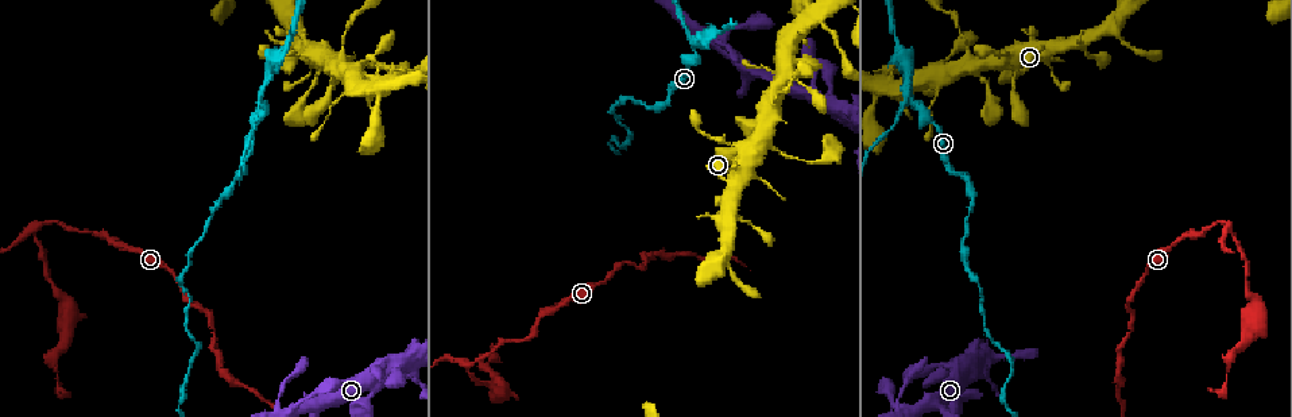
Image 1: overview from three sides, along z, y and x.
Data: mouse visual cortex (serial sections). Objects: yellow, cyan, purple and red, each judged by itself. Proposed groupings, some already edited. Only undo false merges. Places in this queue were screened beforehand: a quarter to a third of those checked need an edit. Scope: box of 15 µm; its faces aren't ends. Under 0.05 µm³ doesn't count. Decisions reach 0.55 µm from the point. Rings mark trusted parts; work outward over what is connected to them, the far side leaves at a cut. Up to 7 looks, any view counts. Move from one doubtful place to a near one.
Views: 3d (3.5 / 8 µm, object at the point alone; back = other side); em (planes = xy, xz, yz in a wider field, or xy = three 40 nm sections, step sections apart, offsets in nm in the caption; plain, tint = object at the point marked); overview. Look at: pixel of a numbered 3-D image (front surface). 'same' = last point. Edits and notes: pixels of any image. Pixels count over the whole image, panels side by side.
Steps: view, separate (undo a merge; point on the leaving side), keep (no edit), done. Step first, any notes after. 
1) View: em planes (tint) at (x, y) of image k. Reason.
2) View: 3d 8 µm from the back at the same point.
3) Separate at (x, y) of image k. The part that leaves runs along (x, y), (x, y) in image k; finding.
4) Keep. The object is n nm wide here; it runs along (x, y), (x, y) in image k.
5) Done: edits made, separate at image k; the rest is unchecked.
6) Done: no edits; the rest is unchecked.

View: 3d 3.5 µm at (694, 45) of image 1. Abrupt turn.

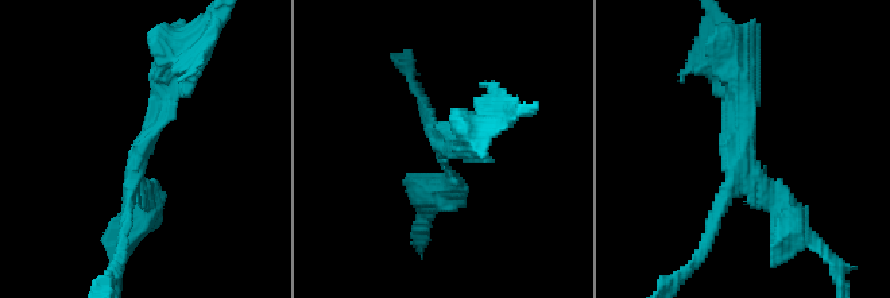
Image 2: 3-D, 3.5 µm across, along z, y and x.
View: em planes (tint) at (439, 143) of image 2.

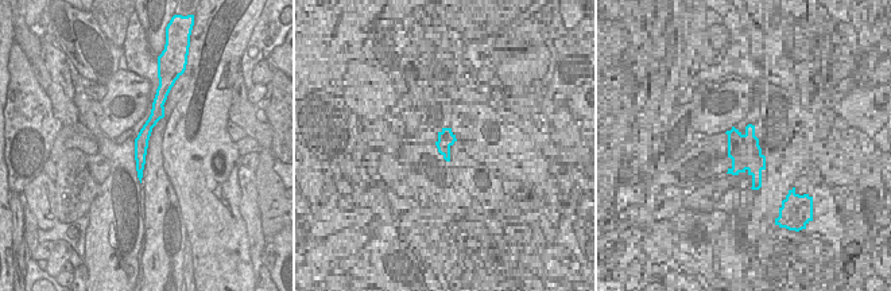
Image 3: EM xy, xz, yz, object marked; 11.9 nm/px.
Separate at (712, 228) of image 2. The arms are 150, 150, 300 nm wide; two cells meet here.

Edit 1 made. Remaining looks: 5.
View: 3d 3.5 µm at (277, 409) of image 1. Small branch off a trunk.

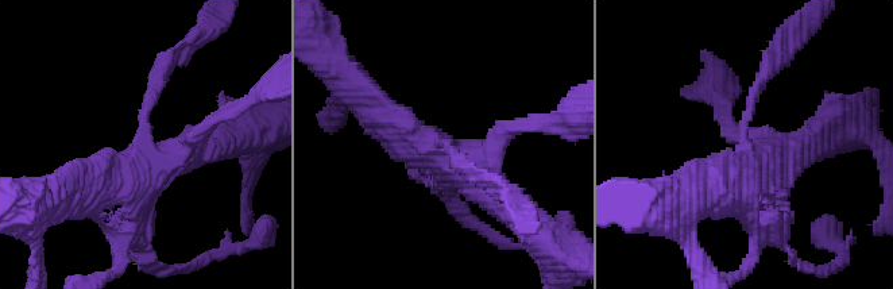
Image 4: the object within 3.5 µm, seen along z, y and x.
View: em planes (tint) at (742, 141) of image 4. 4 arms meet here; the arms are 150, 250, 400, 500 nm wide; need the tissue.

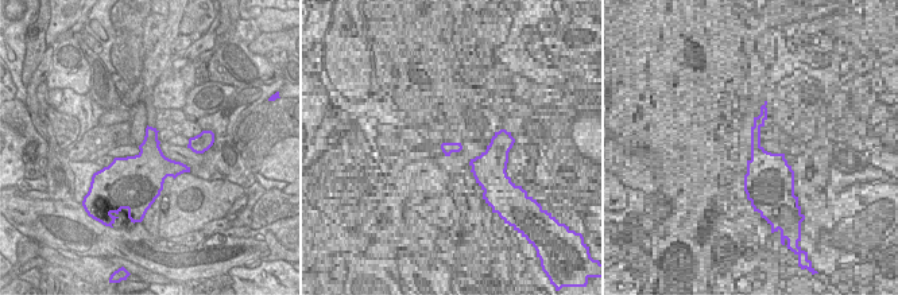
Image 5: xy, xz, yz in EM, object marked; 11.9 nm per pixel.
View: em xy step 3 (tint) at the same point.

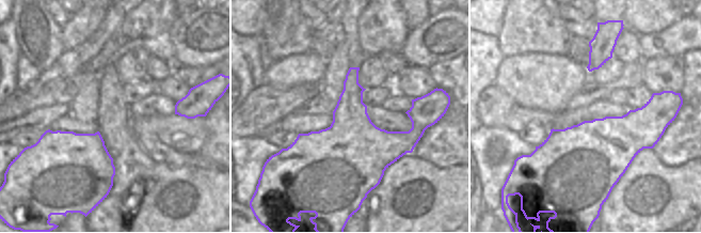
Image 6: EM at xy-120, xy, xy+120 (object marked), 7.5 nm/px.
Keep. It runs along (803, 146), (743, 142), (772, 64) in image 4; all the same cell.

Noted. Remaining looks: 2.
View: 3d 3.5 µm at (35, 230) of image 1. Branch point.

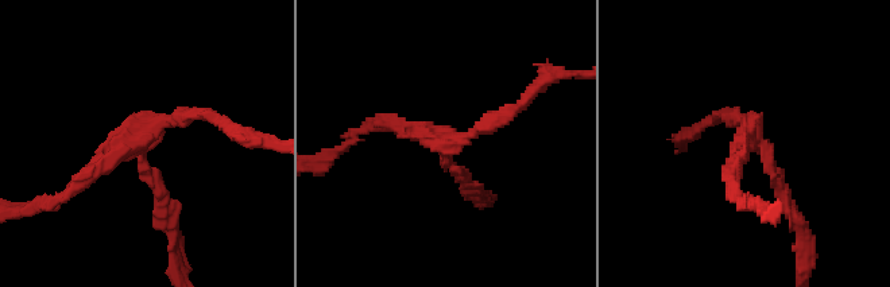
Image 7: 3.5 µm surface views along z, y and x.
View: em xy step 2 (tint) at (444, 149) of image 7. 3 arms meet here; the arms are 150, 200, 200 nm wide; now the EM.

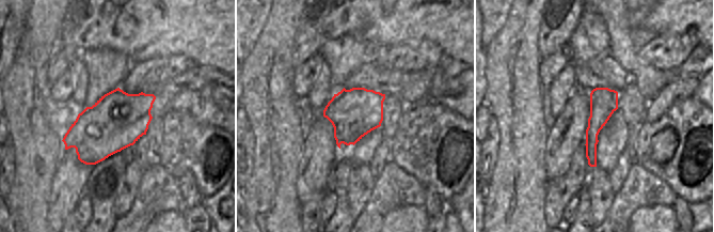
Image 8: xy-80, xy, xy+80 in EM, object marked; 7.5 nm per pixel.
Separate at (159, 190) of image 7. A border runs along (597, 138), (586, 141) in image 8; two cells meet here.

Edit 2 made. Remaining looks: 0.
Done: edits made, separate at image 2, separate at image 7; the rest is unchecked.

